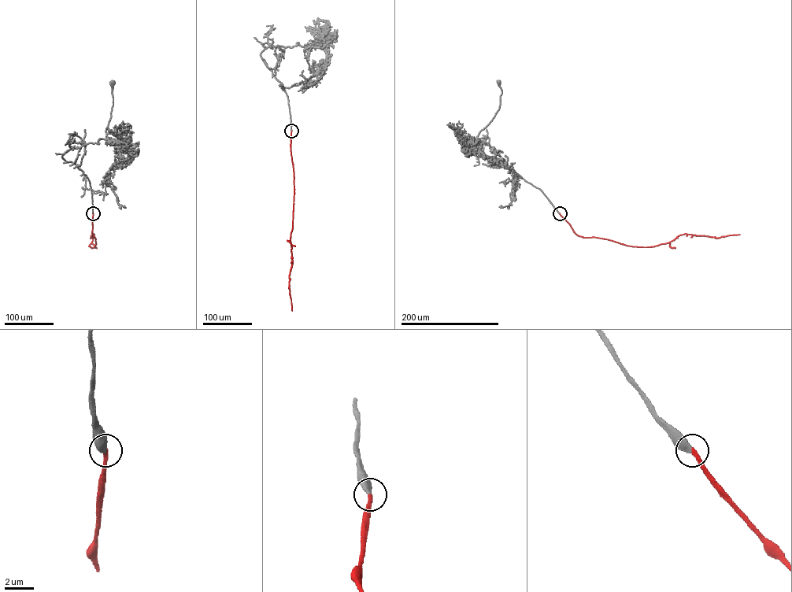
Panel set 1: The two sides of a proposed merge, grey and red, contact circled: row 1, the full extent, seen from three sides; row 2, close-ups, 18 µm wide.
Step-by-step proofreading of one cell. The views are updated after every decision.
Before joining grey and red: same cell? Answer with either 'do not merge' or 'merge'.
merge

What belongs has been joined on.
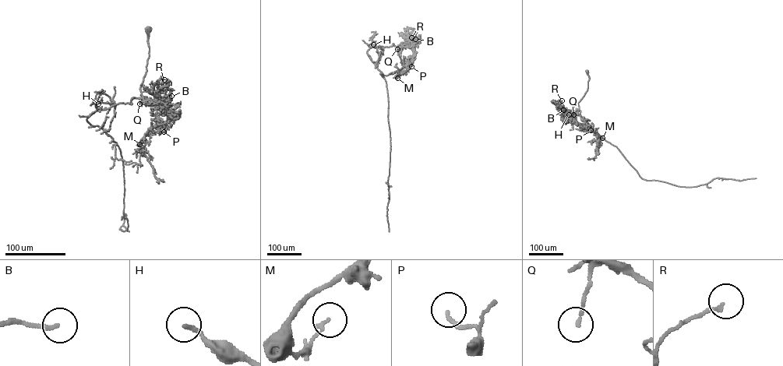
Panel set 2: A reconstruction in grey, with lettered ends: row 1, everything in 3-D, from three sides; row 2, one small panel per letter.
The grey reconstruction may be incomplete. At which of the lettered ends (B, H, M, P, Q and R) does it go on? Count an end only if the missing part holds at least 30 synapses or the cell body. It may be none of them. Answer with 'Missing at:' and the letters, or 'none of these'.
Missing at: B

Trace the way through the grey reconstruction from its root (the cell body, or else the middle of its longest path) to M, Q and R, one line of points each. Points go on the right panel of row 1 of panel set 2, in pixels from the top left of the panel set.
M: (587, 71), (589, 77), (587, 91), (573, 106), (570, 117), (602, 138)
Q: (587, 71), (589, 77), (587, 91), (573, 106), (570, 114), (573, 114)
R: (587, 71), (589, 77), (587, 91), (571, 112), (562, 111), (559, 104), (562, 100)

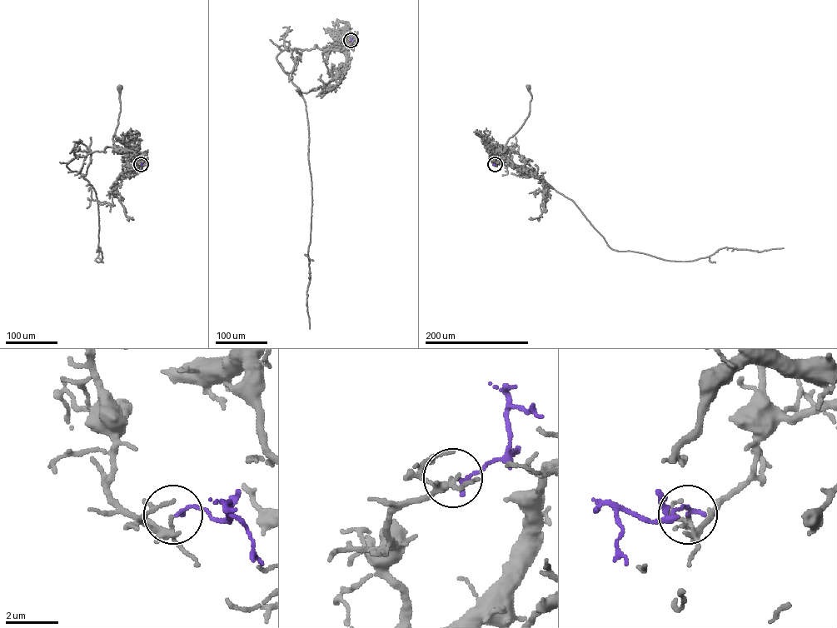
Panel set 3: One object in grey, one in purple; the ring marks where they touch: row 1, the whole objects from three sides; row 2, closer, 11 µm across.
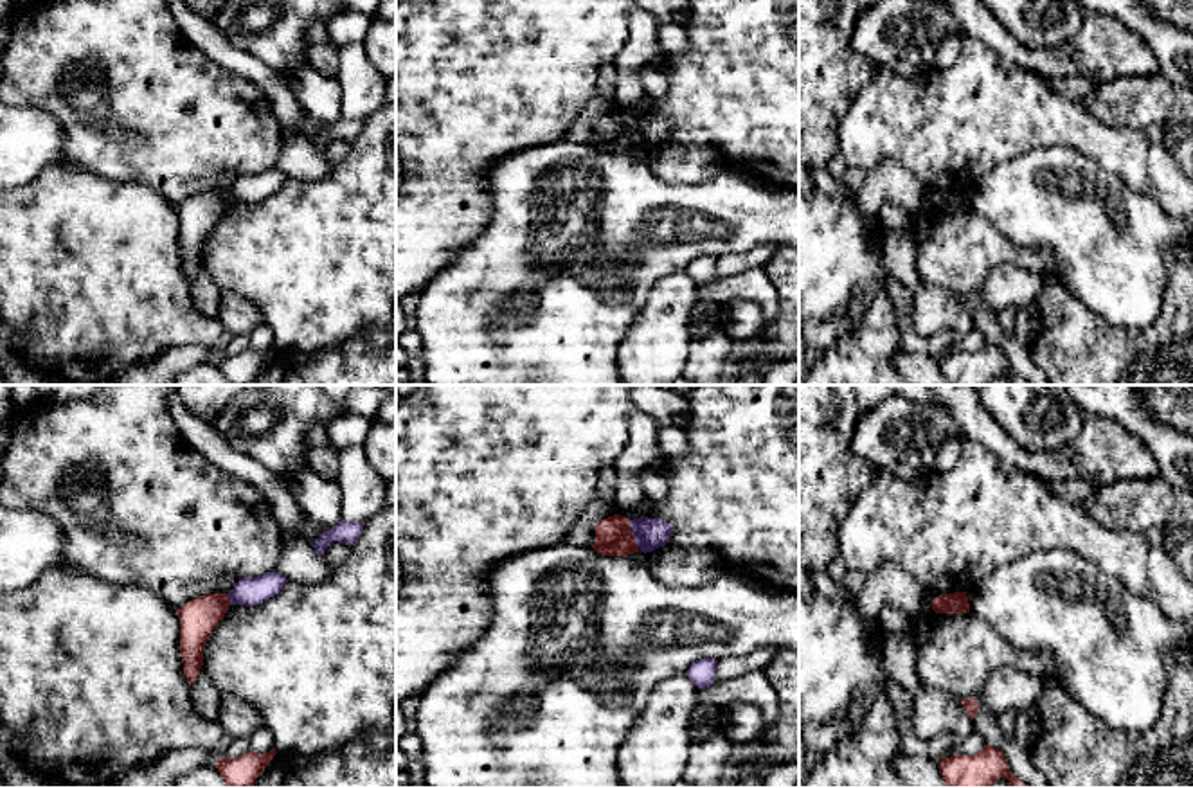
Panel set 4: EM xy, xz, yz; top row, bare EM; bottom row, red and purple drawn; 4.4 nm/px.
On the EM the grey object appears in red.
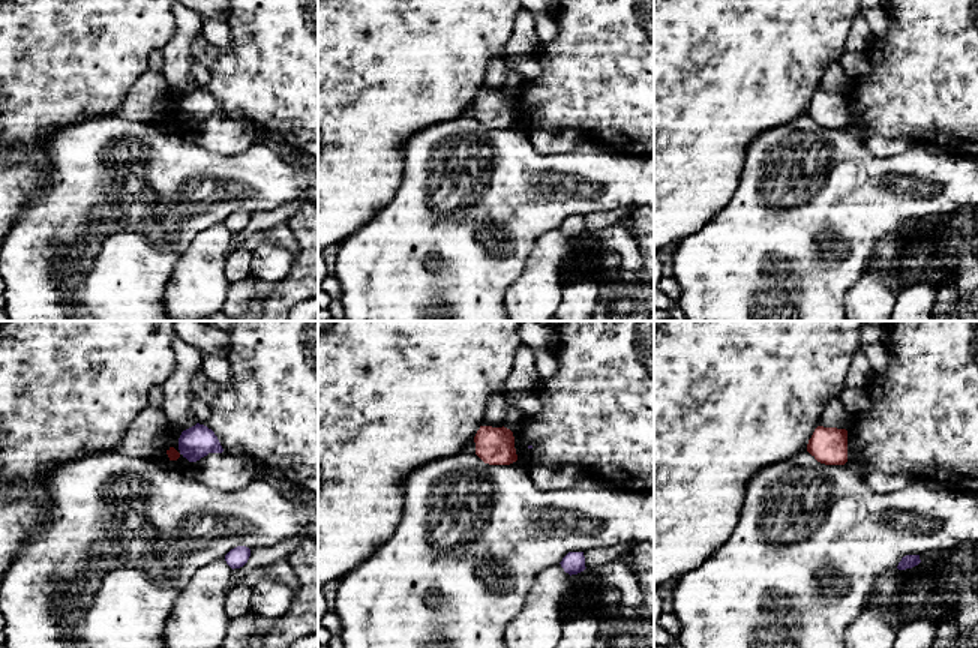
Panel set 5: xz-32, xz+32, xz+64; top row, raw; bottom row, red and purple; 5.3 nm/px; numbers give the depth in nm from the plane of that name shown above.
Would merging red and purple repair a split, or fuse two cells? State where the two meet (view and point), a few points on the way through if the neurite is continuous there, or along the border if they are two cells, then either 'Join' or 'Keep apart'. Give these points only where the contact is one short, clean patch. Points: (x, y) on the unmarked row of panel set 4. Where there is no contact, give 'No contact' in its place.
Touches red at xz (632, 132). Boundary: xz (628, 117), (632, 135), (639, 144). Keep apart

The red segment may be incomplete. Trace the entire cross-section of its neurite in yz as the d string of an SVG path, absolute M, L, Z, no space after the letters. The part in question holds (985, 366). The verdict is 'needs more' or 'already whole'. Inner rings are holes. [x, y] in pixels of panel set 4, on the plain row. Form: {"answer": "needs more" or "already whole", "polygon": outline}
{"answer": "already whole", "polygon": "M984 342L975 353L943 354L937 362L950 385L990 385L1000 374L1006 374L1011 385L1029 385L1009 369L1008 356L991 342Z"}

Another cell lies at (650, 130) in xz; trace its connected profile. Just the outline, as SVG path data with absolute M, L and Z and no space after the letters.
M633 115L630 117L630 124L637 144L644 151L664 144L671 131L671 122L662 115Z

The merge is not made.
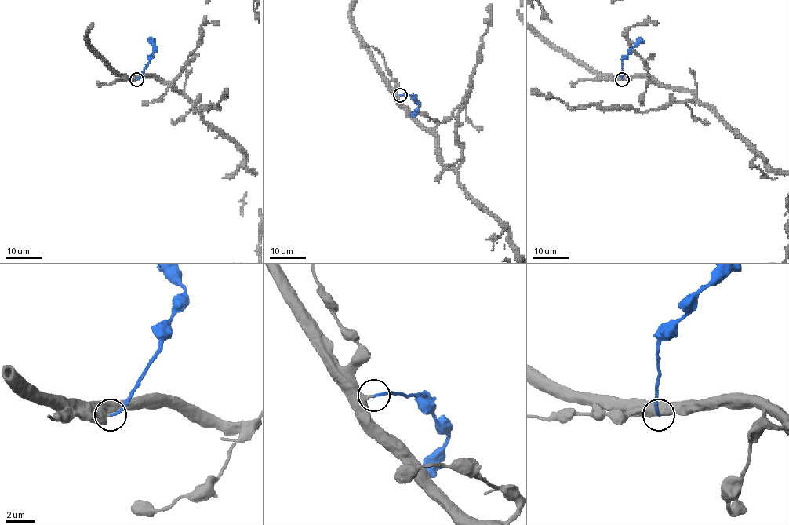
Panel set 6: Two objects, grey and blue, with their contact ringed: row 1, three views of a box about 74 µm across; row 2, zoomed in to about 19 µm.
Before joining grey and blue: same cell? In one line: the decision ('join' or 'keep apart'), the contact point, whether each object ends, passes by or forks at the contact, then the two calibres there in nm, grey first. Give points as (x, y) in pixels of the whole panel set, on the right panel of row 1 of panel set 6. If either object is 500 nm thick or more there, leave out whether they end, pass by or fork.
join; place (622, 79); grey ends; blue ends; calibres 320 and 170 nm

